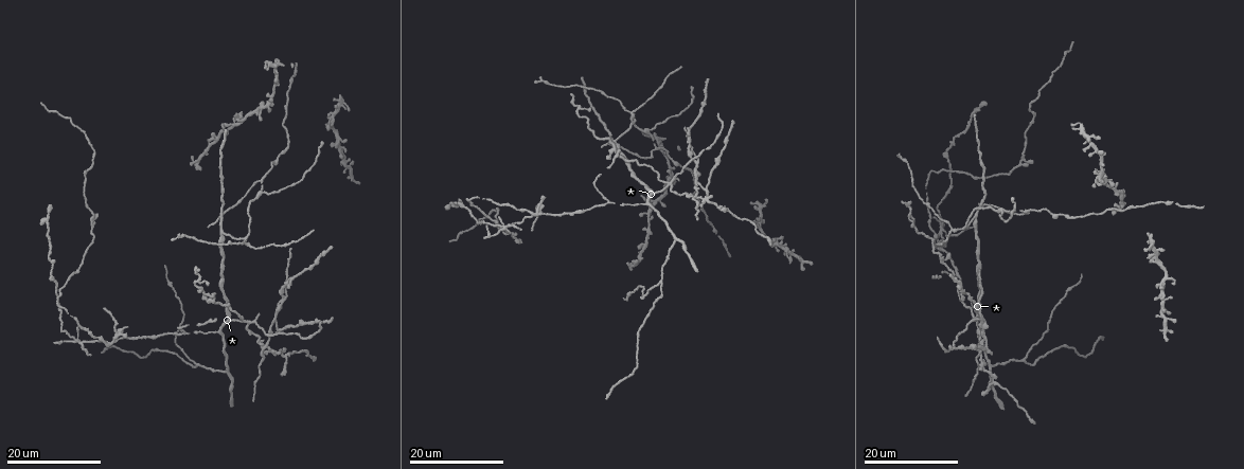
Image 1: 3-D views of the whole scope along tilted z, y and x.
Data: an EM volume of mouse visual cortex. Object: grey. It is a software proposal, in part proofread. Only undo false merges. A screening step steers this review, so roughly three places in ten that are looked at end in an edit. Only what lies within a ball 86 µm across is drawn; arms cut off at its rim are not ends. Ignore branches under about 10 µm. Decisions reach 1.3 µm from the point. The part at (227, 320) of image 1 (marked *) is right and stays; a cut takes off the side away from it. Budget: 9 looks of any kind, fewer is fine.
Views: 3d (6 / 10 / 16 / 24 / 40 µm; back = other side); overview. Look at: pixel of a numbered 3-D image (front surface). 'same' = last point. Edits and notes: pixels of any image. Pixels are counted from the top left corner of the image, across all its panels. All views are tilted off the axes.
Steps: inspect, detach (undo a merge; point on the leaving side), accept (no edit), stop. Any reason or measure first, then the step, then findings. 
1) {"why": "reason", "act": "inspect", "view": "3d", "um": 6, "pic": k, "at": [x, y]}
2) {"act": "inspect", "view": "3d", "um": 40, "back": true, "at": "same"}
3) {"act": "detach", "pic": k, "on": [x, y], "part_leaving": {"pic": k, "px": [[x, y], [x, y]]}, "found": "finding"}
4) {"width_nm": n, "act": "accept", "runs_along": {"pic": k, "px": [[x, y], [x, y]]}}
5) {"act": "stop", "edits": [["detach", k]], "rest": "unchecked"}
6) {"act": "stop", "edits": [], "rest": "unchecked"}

{"why": "four-way junction", "act": "inspect", "view": "3d", "um": 16, "pic": 1, "at": [250, 320]}

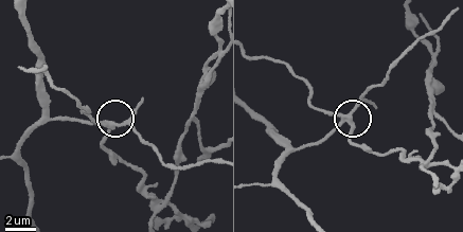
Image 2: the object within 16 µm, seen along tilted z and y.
{"act": "inspect", "view": "3d", "um": 6, "pic": 2, "at": [345, 117]}

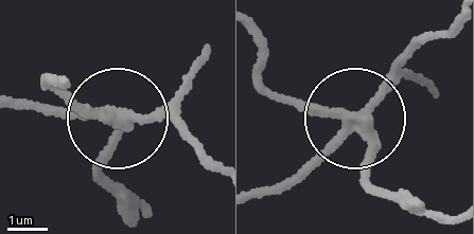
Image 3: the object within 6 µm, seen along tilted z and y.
{"arms": 4, "act": "detach", "pic": 3, "on": [74, 104], "part_leaving": {"pic": 3, "px": [[119, 124], [101, 169], [139, 204]]}, "found": "a second neuron is stuck on"}

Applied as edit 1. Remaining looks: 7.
{"act": "inspect", "view": "overview"}

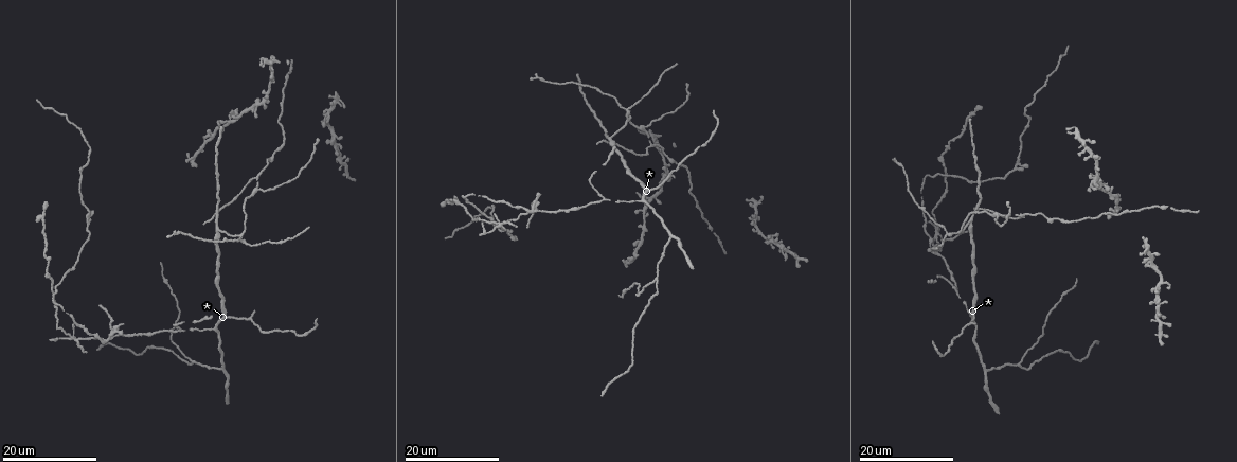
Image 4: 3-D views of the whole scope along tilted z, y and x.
{"act": "inspect", "view": "3d", "um": 24, "pic": 4, "at": [640, 201]}

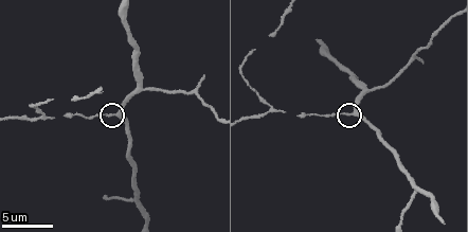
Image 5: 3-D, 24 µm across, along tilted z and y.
{"why": "zoom in", "act": "inspect", "view": "3d", "um": 10, "pic": 5, "at": [351, 112]}

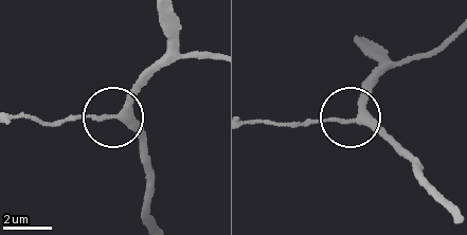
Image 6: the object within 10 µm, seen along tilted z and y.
{"arms": 3, "act": "accept", "runs_along": {"pic": 6, "px": [[163, 56], [117, 116], [142, 140]]}, "found": "continuous, no second neuron"}

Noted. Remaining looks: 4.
{"why": "two arms in line, one across", "act": "inspect", "view": "3d", "um": 10, "pic": 5, "at": [41, 117]}

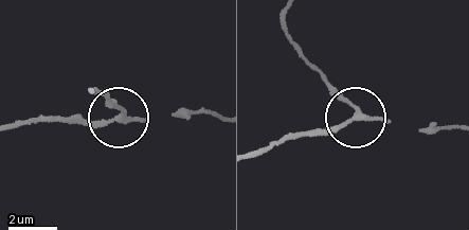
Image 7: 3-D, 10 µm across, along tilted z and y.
{"why": "other side", "act": "inspect", "view": "3d", "um": 10, "back": true, "pic": 7, "at": [358, 113]}

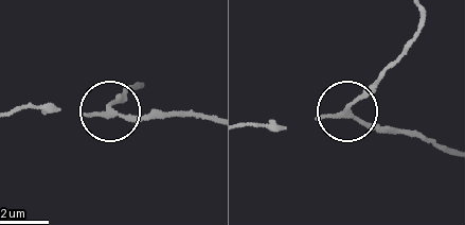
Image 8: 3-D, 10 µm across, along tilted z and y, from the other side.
{"act": "accept", "runs_along": {"pic": 8, "px": [[249, 123], [279, 125], [341, 116], [396, 61]]}, "found": "one neuron here"}

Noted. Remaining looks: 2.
{"why": "three-way junction", "act": "inspect", "view": "3d", "um": 16, "pic": 4, "at": [970, 218]}

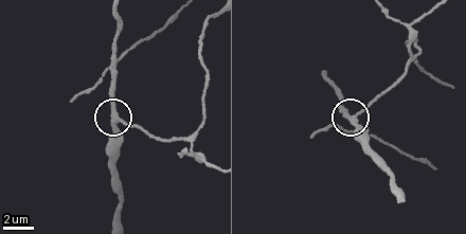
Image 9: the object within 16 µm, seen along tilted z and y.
{"act": "inspect", "view": "3d", "um": 6, "pic": 9, "at": [119, 118]}

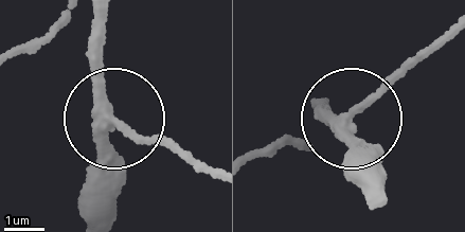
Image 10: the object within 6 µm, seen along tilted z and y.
{"arms": 3, "act": "accept", "runs_along": {"pic": 10, "px": [[376, 186], [346, 129], [449, 35]]}, "found": "one neuron here"}

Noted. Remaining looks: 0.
{"act": "stop", "edits": [["detach", 3]], "rest": "unchecked"}

